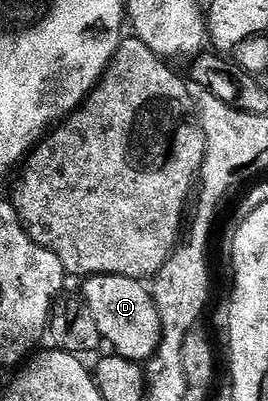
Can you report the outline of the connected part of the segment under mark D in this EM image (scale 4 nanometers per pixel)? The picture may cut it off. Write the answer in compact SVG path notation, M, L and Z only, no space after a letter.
M96 273L88 276L81 289L81 295L91 304L91 310L95 313L100 338L112 345L118 356L124 357L132 363L147 363L155 354L162 343L163 327L162 315L159 303L154 301L152 290L140 278L126 277L123 273Z

